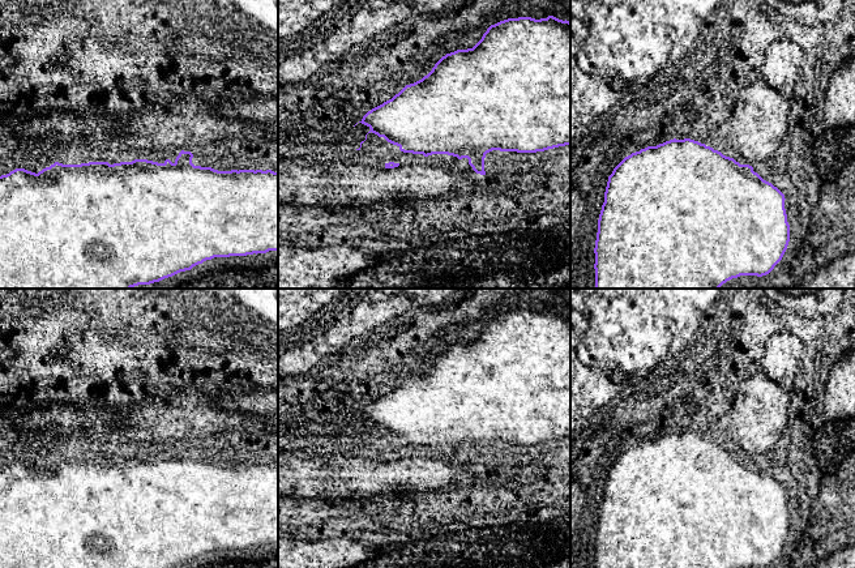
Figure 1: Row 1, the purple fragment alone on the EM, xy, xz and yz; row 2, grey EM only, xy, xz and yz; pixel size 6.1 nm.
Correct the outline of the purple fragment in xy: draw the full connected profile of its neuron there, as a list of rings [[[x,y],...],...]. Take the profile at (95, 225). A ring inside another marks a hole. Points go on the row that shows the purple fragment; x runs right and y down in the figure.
[[[181,150],[172,163],[134,159],[110,165],[89,162],[63,165],[55,162],[38,174],[16,168],[0,176],[0,289],[132,289],[150,285],[180,272],[191,270],[214,257],[247,256],[278,251],[278,172],[272,170],[218,171],[211,167],[194,166],[193,154]]]

